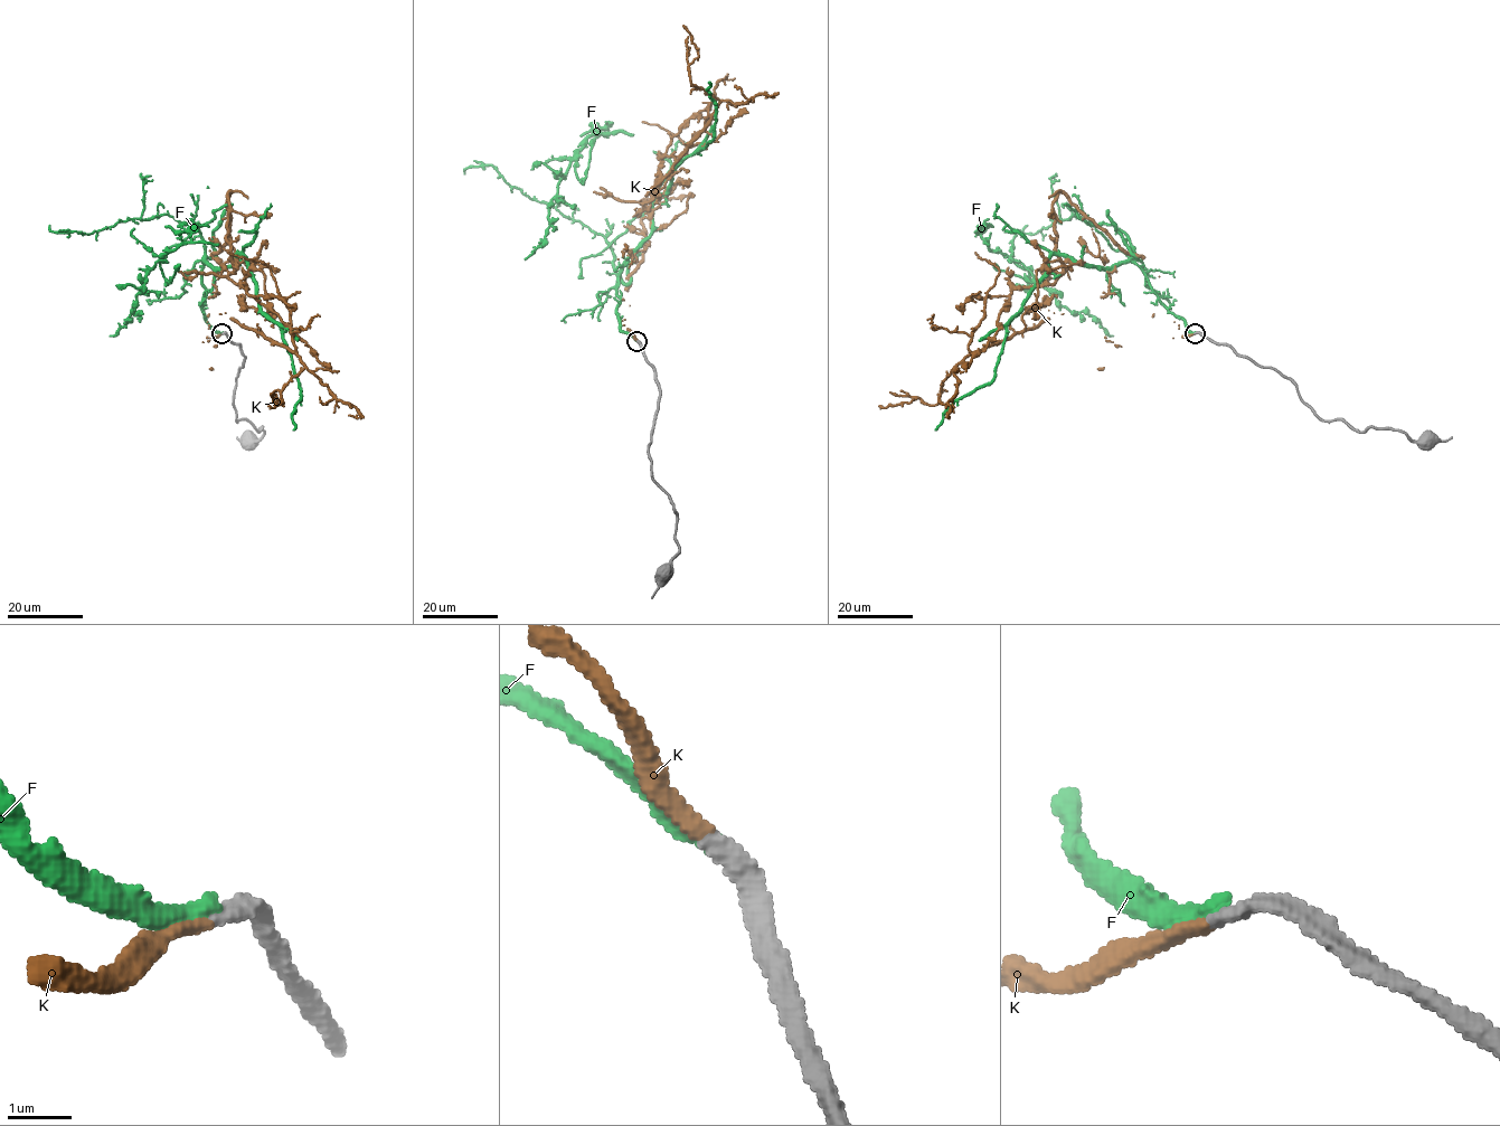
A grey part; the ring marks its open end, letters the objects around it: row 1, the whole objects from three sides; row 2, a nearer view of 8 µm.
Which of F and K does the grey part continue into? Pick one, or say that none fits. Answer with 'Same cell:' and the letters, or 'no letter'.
Same cell: K

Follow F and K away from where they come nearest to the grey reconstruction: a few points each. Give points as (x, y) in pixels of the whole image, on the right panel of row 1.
F: (1195, 333), (1132, 262), (1091, 267), (1015, 232), (984, 242), (1113, 336)
K: (1195, 333), (1144, 258), (1058, 192), (1064, 271), (1016, 287), (956, 370), (999, 271), (975, 253)

